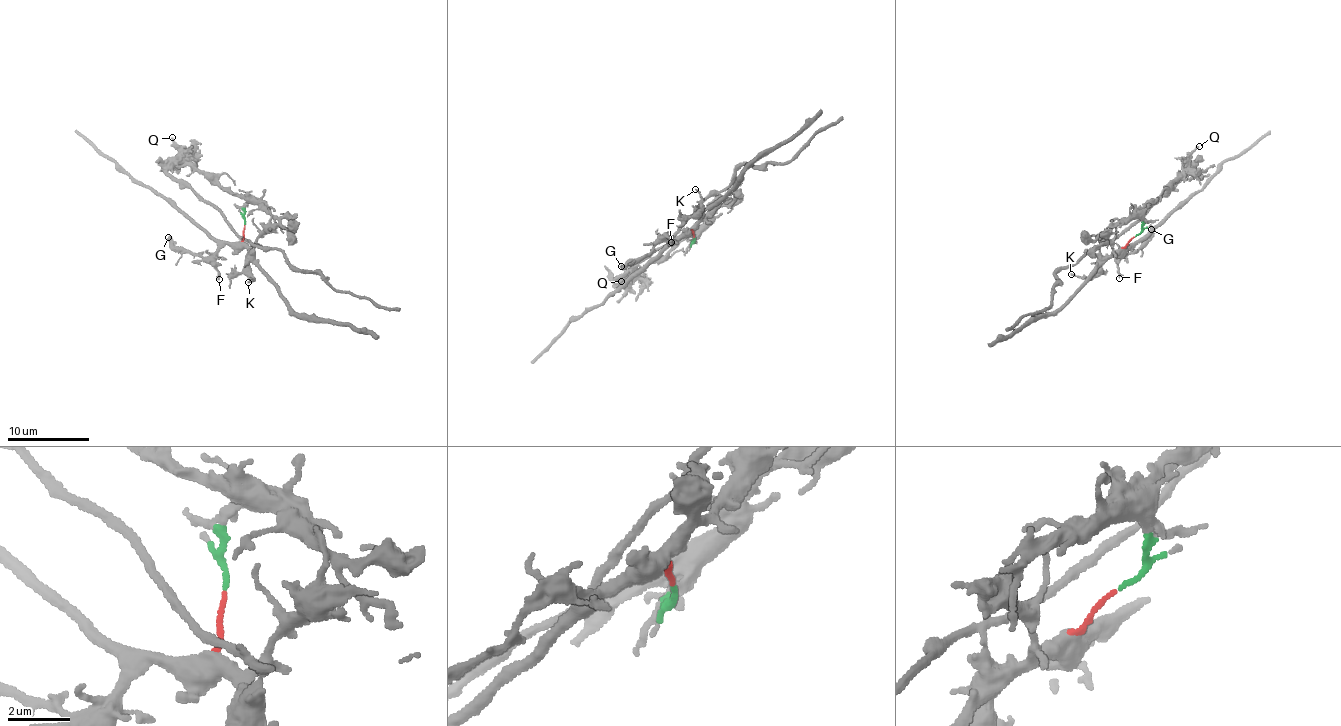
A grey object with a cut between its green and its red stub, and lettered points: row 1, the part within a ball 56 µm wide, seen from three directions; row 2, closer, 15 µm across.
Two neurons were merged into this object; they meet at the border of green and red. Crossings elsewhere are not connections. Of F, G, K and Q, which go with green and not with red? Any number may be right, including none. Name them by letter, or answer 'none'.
Q

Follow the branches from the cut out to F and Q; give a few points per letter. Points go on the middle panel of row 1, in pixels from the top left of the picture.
F: (694, 237), (689, 232), (675, 238), (666, 236), (671, 241)
Q: (694, 237), (694, 241), (695, 237), (690, 236), (622, 282)

